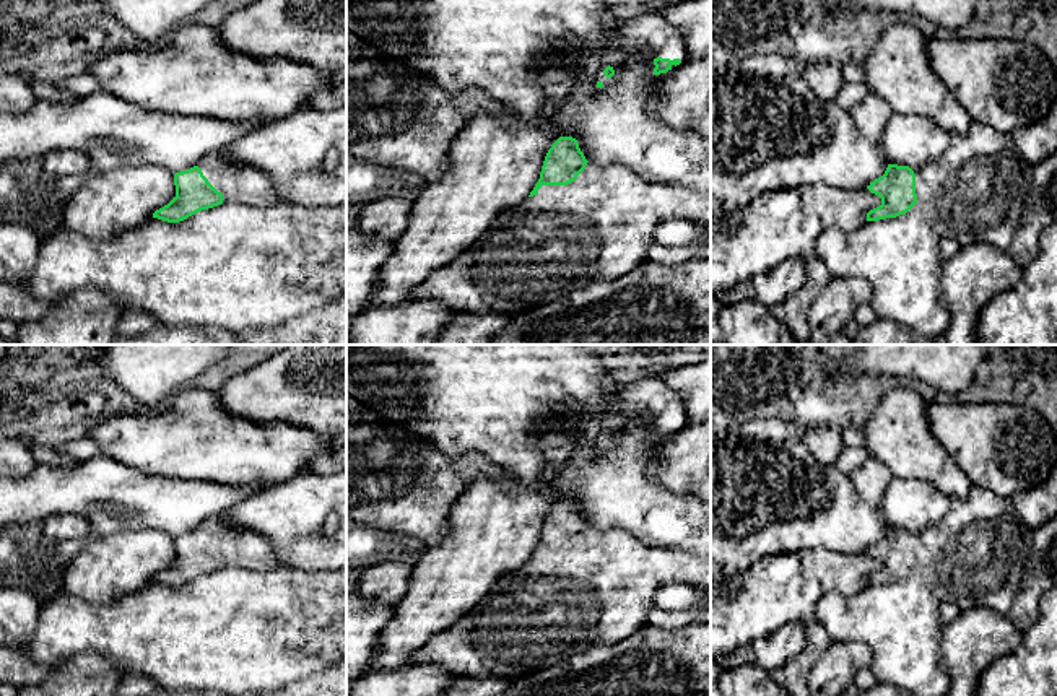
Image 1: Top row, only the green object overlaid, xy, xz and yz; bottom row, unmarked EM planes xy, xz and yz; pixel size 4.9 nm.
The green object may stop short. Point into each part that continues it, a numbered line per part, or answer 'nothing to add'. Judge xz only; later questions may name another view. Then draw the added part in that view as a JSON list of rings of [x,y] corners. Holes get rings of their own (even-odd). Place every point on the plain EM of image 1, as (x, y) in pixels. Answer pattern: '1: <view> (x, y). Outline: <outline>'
1: xz (649, 395). Outline: [[[646,376],[623,384],[607,415],[605,426],[618,431],[634,416],[649,416],[654,423],[680,423],[681,426],[691,421],[681,397],[668,389],[660,376]]]
2: xz (599, 592). Outline: [[[587,527],[568,550],[542,550],[538,558],[502,576],[491,592],[452,628],[434,634],[411,655],[415,665],[441,665],[457,676],[520,678],[563,663],[594,646],[616,646],[646,626],[655,592],[670,582],[711,590],[711,558],[689,550],[650,546],[626,529]]]

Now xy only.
1: xy (239, 548). Outline: [[[220,517],[207,519],[197,530],[208,546],[223,558],[223,569],[272,571],[281,566],[272,543],[255,532],[233,530]]]

